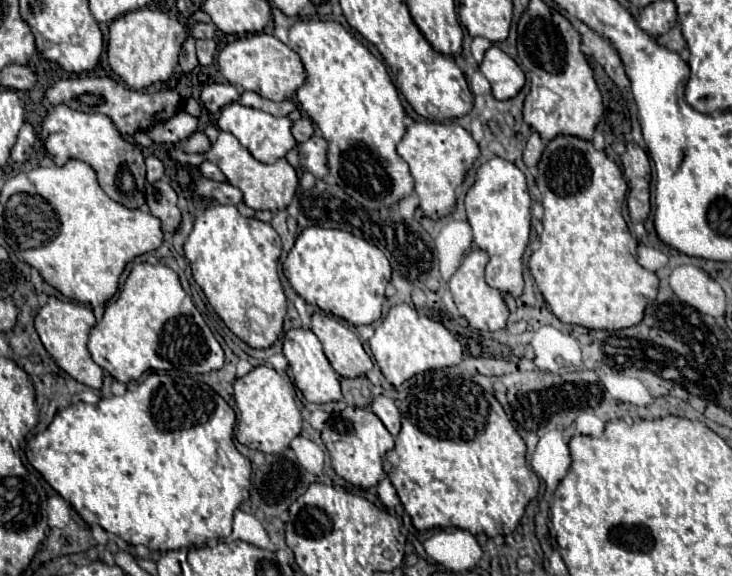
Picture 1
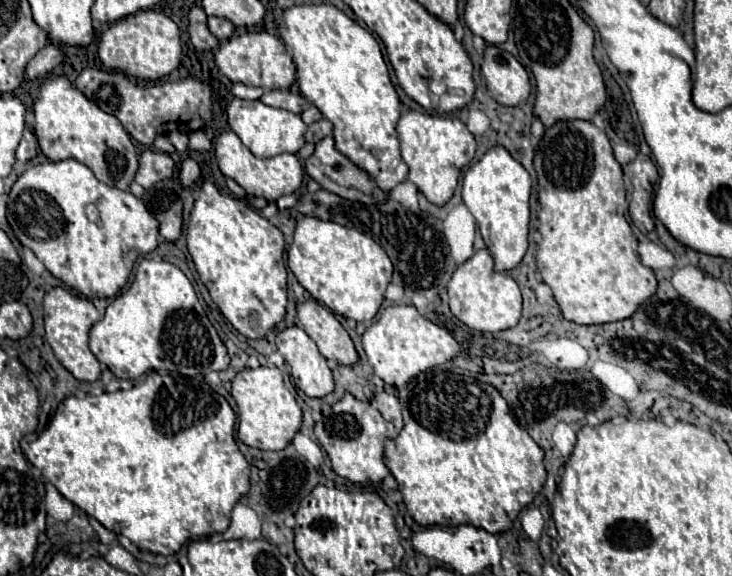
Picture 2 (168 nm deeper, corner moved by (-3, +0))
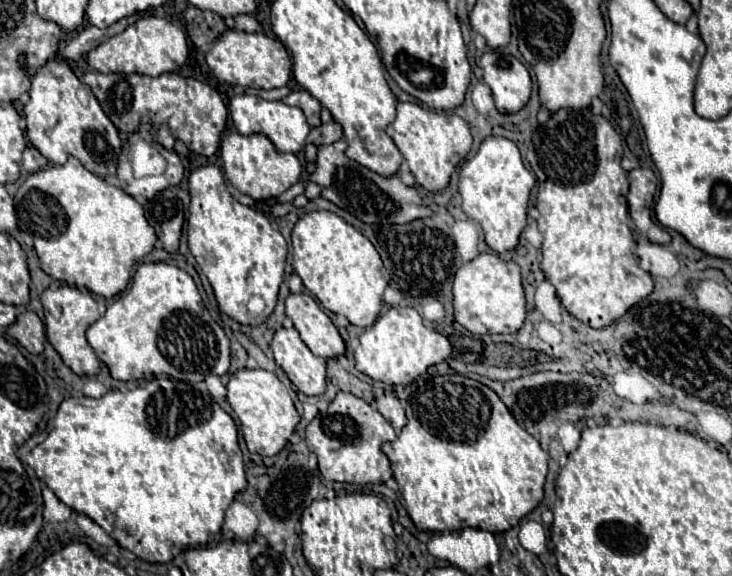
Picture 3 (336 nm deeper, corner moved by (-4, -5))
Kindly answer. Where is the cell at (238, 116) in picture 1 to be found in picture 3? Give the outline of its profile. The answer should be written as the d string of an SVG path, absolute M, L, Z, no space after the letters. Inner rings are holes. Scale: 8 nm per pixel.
M238 94L232 98L230 102L230 116L234 120L234 126L240 134L250 136L250 134L264 134L272 140L274 148L278 152L300 152L304 150L310 126L302 114L302 110L294 108L294 106L286 106L282 100L278 102L270 102L270 100L262 100L258 96L248 96L248 94Z

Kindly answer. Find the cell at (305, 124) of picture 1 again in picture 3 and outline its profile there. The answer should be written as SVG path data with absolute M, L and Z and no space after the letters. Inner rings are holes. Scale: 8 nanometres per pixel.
M328 122L328 124L320 124L316 128L310 130L308 134L308 142L314 144L314 146L320 146L320 144L332 144L336 140L342 138L342 126L338 126L336 122Z

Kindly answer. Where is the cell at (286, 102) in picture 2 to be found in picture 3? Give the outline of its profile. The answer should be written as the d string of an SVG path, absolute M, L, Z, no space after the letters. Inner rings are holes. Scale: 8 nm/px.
M296 90L290 92L282 102L286 102L288 106L298 106L304 114L310 126L318 126L320 124L320 102L314 100L306 90Z

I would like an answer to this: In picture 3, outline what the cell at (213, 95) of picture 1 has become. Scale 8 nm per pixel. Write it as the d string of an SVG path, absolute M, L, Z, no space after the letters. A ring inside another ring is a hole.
M272 88L272 90L246 90L246 94L258 94L260 98L270 98L270 100L282 100L286 94L290 94L290 88Z

